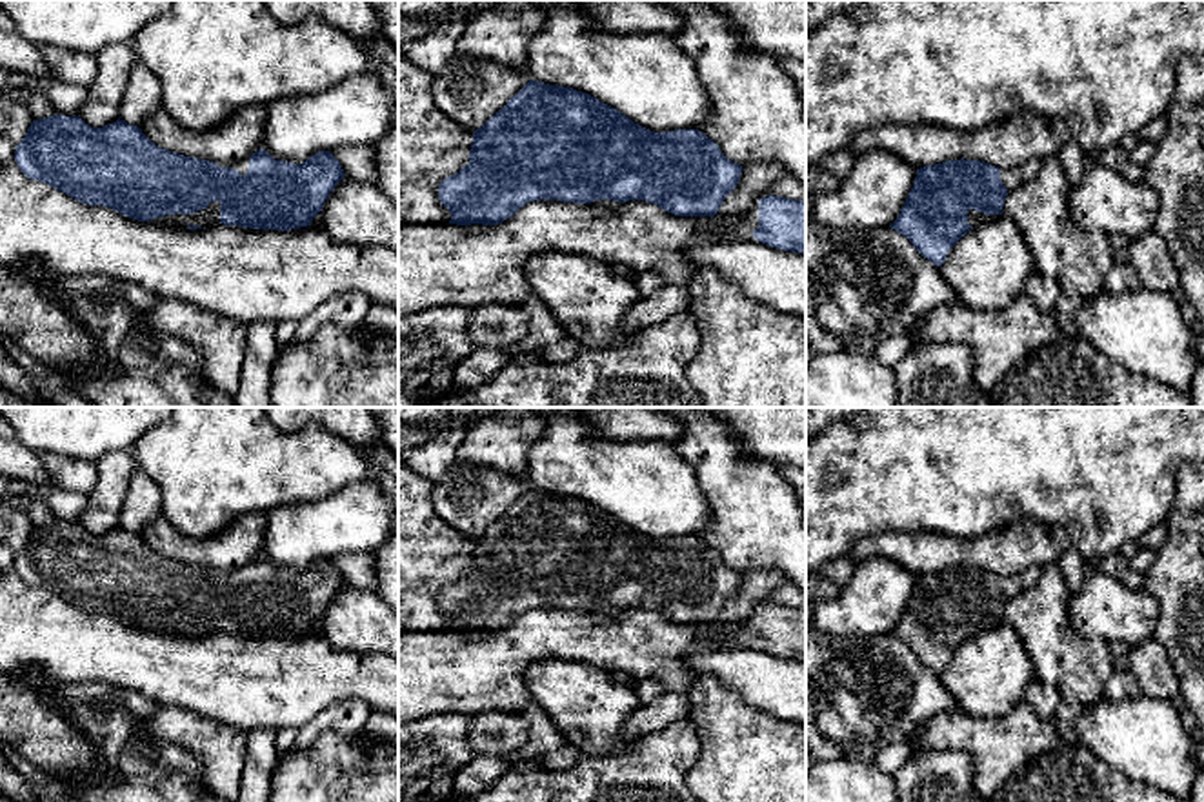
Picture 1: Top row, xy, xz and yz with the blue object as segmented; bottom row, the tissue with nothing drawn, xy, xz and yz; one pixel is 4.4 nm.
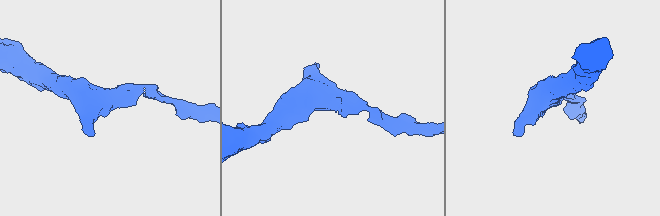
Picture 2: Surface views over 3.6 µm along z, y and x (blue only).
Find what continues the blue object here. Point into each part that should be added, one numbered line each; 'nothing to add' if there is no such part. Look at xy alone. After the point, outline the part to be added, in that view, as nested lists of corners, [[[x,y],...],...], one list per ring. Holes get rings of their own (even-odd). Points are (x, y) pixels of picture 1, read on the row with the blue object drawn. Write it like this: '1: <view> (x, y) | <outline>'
1: xy (208, 217) | [[[218,198],[207,204],[206,209],[191,213],[191,215],[166,215],[162,218],[149,220],[153,226],[167,226],[167,227],[187,227],[187,226],[200,226],[211,227],[220,224],[220,202]]]

